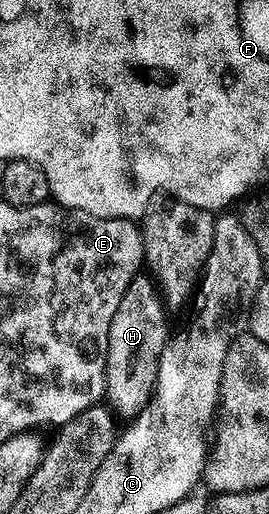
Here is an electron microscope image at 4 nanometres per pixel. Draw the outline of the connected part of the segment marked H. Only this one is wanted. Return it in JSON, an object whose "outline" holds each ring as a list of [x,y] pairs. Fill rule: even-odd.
{"outline":[[[135,276],[121,298],[121,306],[117,306],[117,314],[113,314],[113,322],[109,322],[105,400],[116,417],[134,418],[151,400],[159,363],[169,344],[167,315],[165,301],[152,277]]]}

